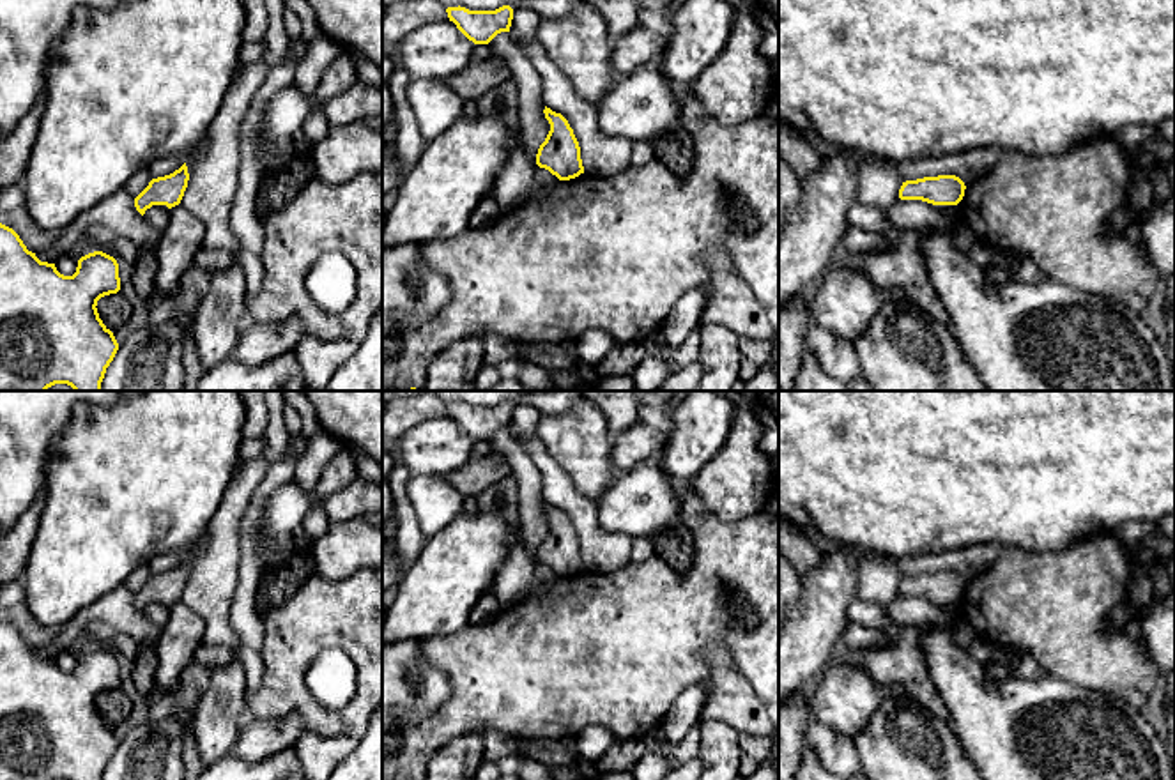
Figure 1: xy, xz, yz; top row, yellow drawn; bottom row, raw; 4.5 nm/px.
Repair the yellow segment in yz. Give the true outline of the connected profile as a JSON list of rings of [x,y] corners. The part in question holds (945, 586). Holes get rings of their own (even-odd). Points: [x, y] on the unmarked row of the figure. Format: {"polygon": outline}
{"polygon": [[[956,571],[924,573],[902,578],[899,594],[922,596],[933,601],[957,601],[964,585],[964,578]]]}

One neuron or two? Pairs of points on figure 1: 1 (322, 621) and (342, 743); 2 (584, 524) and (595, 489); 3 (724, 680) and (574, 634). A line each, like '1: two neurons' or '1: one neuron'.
1: two neurons
2: two neurons
3: two neurons

